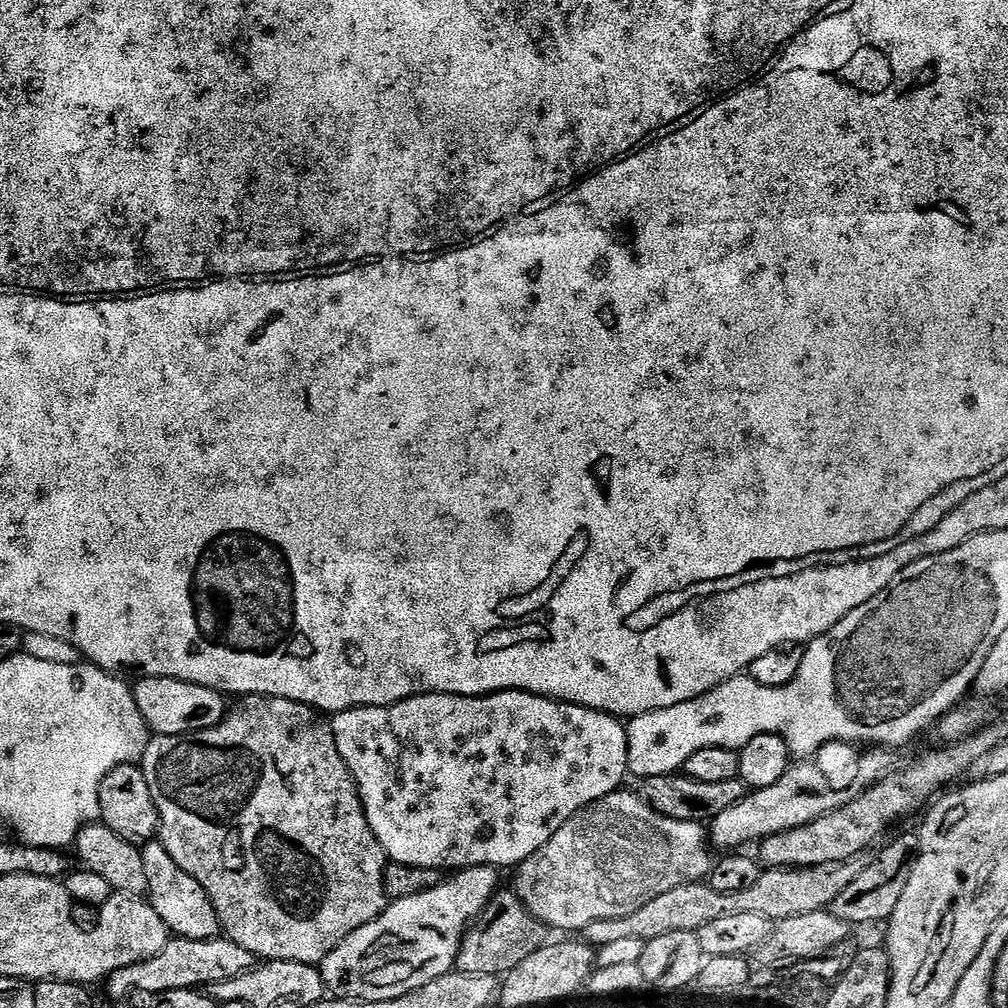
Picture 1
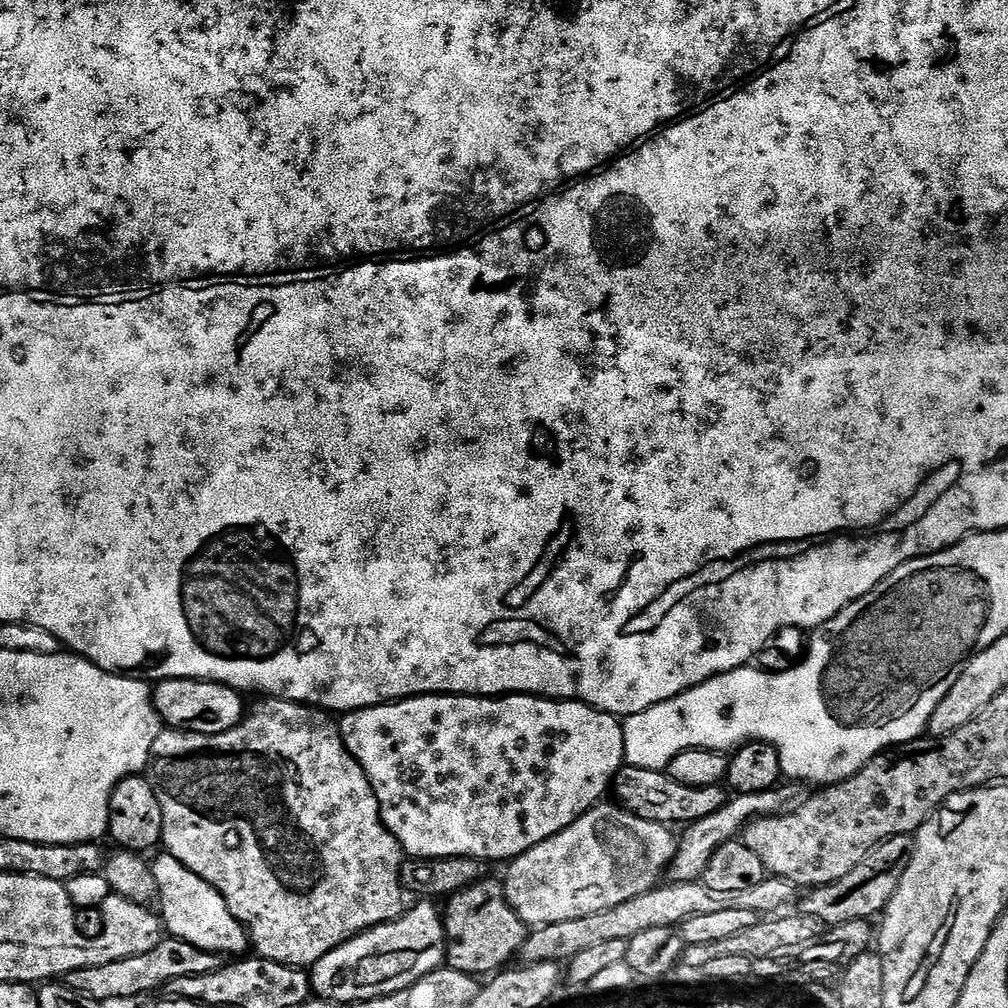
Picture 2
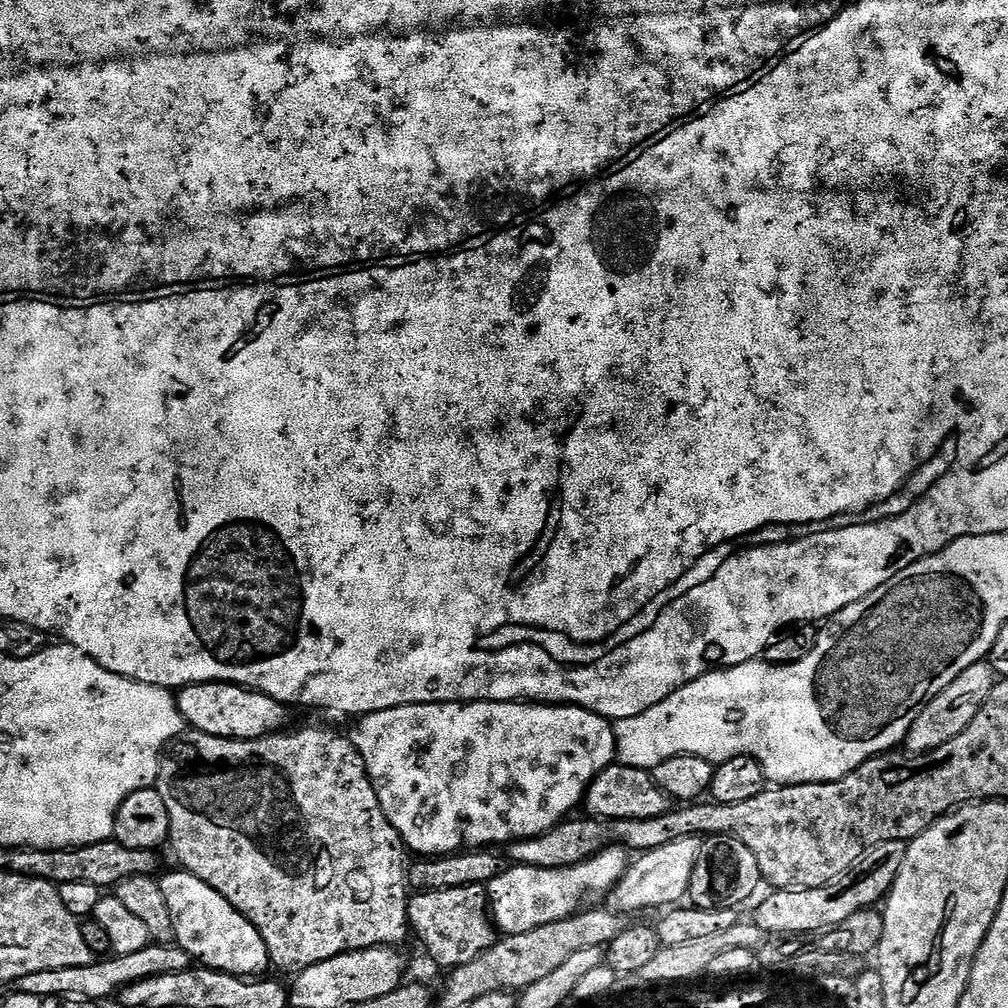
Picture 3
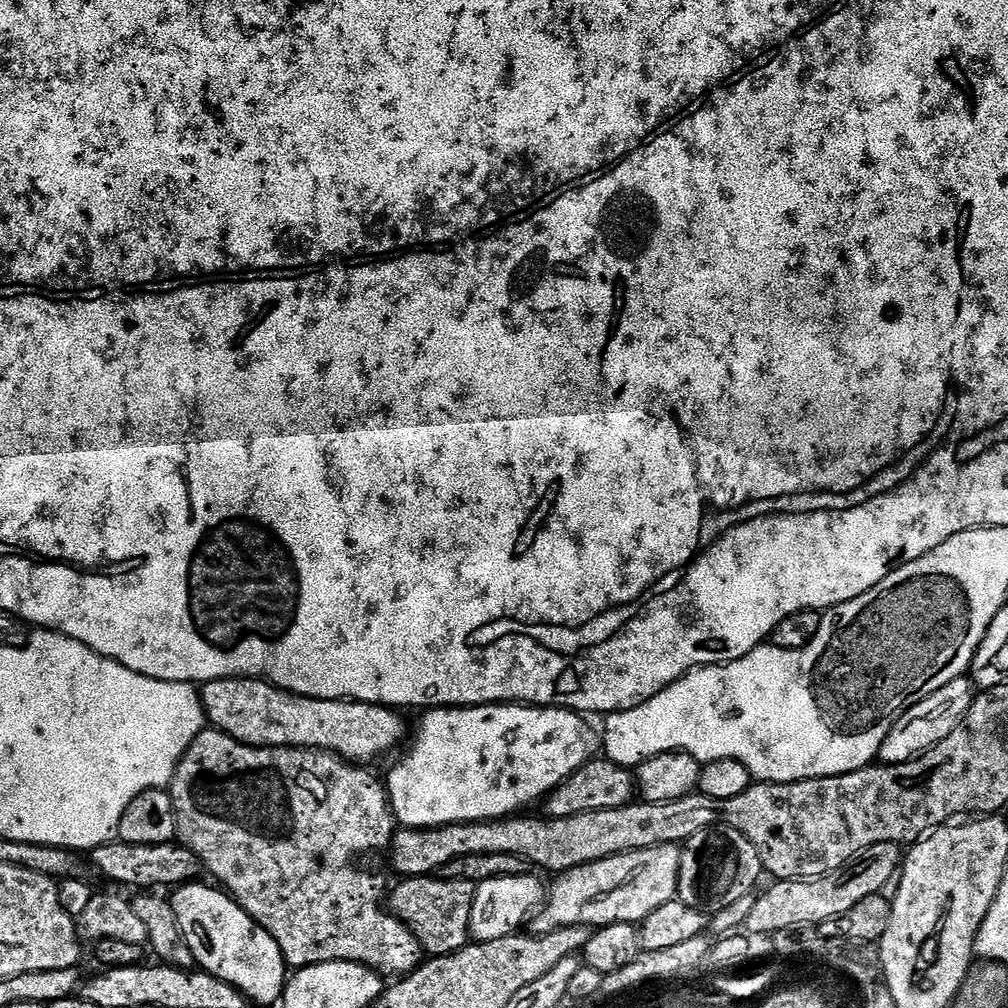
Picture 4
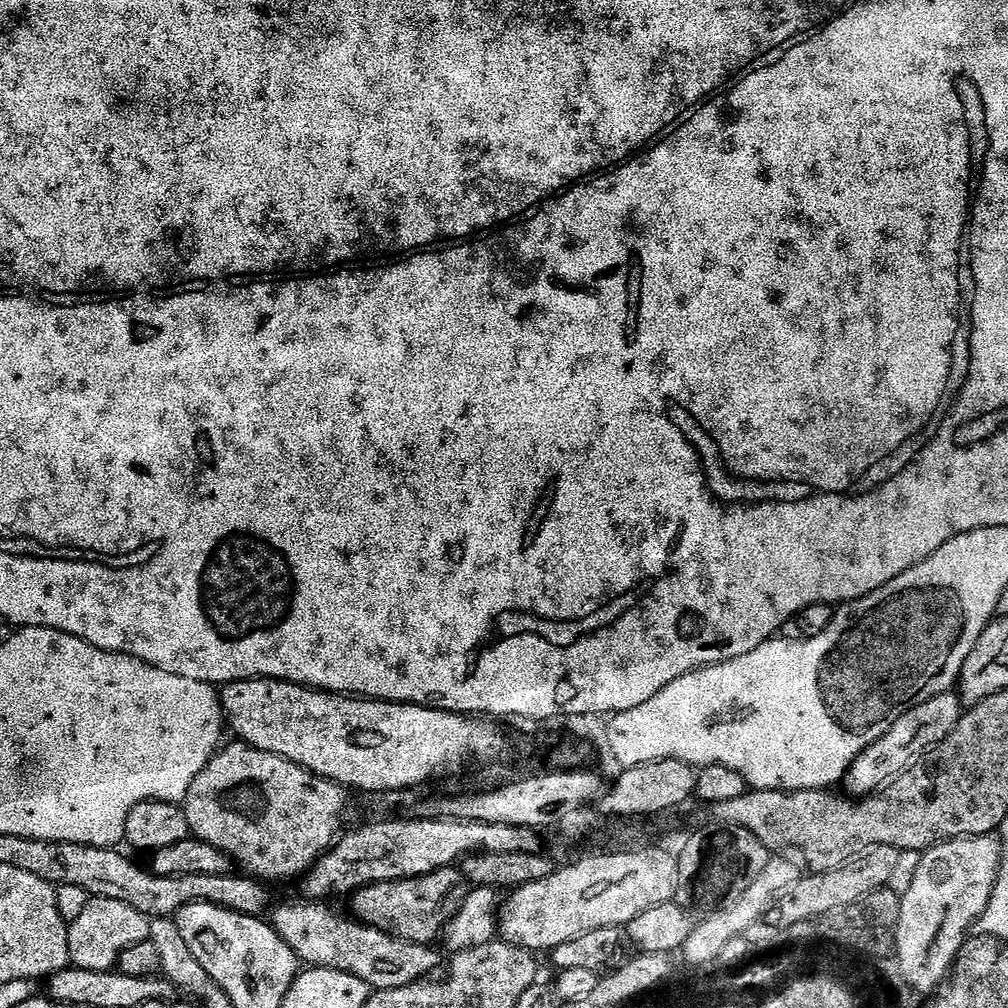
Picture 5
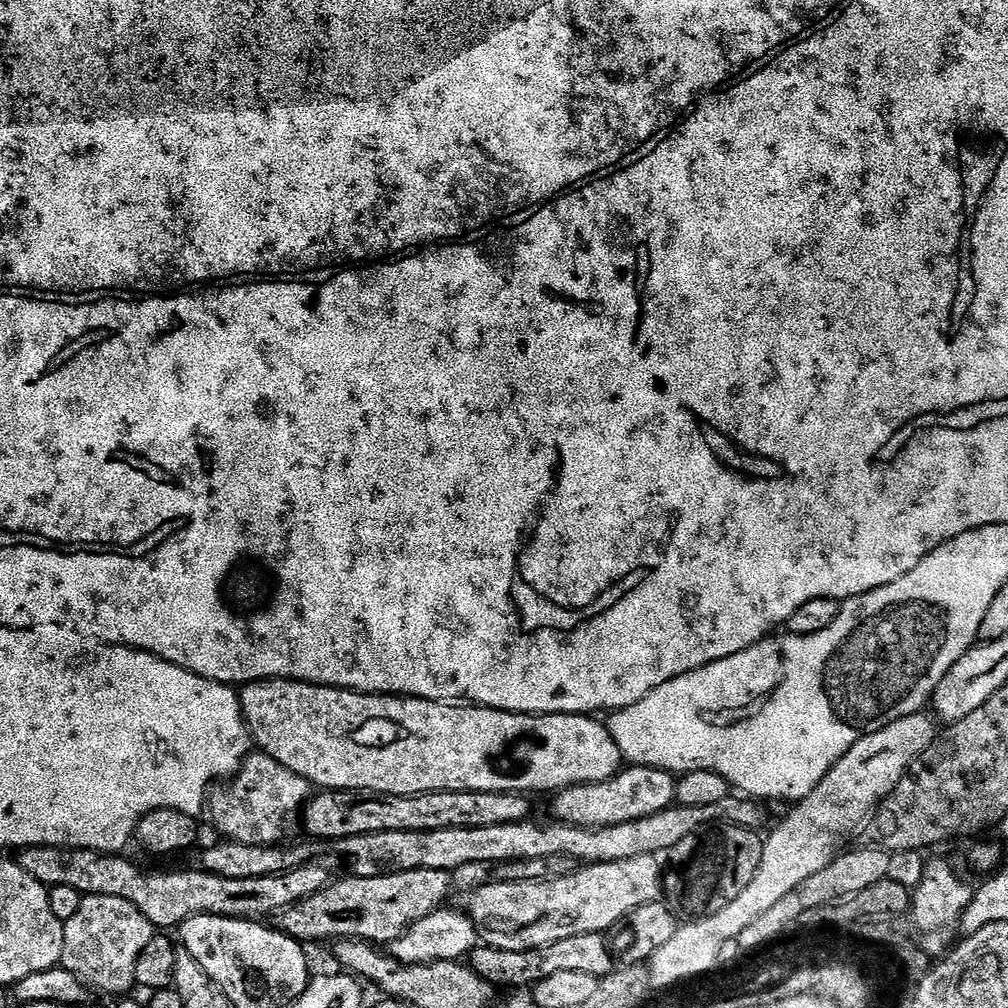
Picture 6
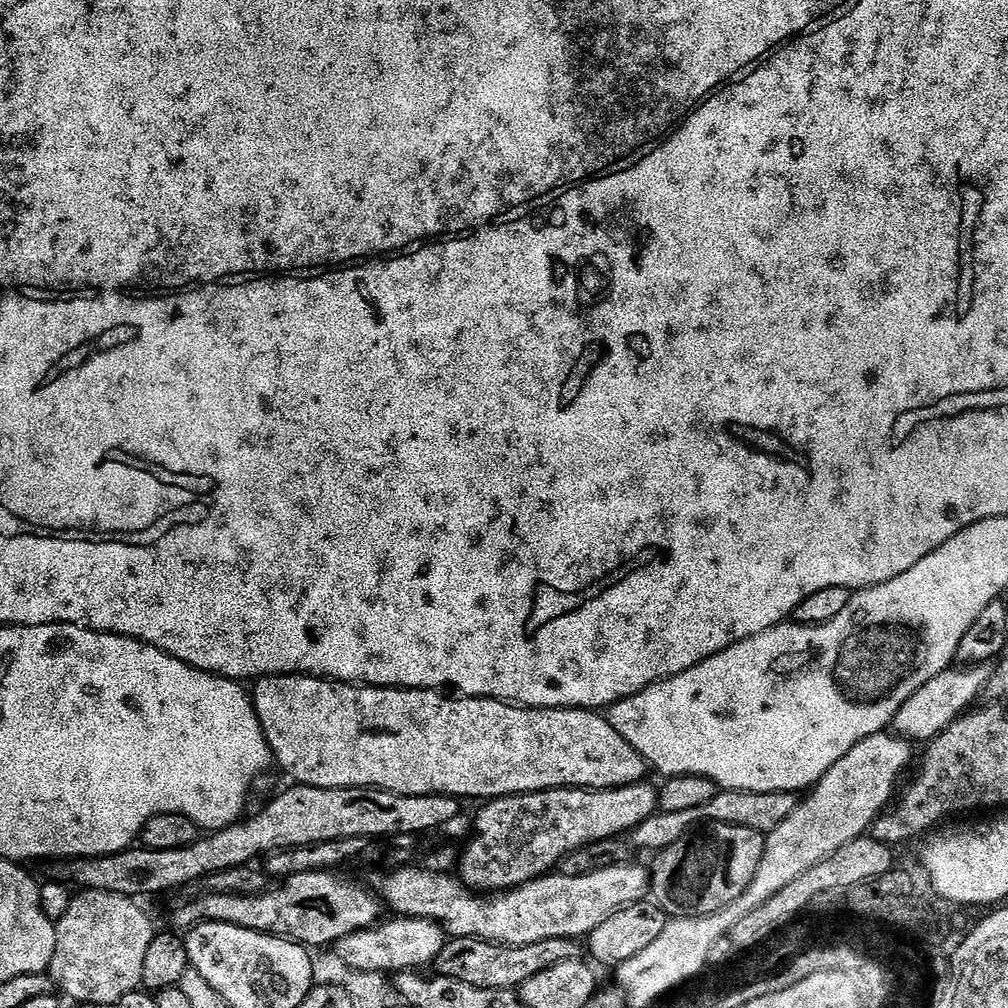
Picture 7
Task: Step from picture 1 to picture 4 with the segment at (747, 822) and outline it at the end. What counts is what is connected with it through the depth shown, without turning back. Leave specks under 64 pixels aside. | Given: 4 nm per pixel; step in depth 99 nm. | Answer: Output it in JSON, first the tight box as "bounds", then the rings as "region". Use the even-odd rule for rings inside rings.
{"bounds":[530,844,681,936],"region":[[[663,844],[662,846],[654,846],[653,848],[647,848],[646,850],[634,850],[633,852],[623,852],[617,856],[611,856],[605,860],[599,860],[598,862],[590,862],[586,866],[578,866],[572,868],[568,872],[559,873],[555,877],[556,885],[551,885],[550,893],[547,895],[546,903],[530,921],[530,928],[535,935],[549,936],[551,932],[557,932],[563,928],[587,928],[589,930],[595,930],[598,928],[608,928],[611,924],[635,924],[639,925],[650,914],[654,914],[654,910],[658,910],[658,906],[666,906],[666,902],[677,899],[678,889],[680,886],[680,854],[681,849],[674,844]]]}

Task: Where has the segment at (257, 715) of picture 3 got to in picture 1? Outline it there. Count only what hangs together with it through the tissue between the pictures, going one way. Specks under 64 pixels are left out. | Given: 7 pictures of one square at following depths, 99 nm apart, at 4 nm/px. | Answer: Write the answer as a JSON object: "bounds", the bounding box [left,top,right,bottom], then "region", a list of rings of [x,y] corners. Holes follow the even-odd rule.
{"bounds":[132,676,225,736],"region":[[[146,676],[135,682],[137,684],[132,688],[132,697],[149,733],[158,736],[185,736],[188,732],[210,730],[224,721],[225,697],[212,688],[165,676]]]}

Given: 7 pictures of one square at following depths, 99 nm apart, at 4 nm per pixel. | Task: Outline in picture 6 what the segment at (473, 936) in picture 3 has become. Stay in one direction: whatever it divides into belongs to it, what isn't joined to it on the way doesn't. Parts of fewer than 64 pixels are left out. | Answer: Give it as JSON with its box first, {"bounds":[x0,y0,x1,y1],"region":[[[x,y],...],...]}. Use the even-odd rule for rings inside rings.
{"bounds":[274,868,453,946],"region":[[[419,868],[418,870],[406,870],[398,874],[375,876],[374,878],[362,878],[351,874],[345,875],[345,880],[333,879],[318,894],[310,894],[310,898],[302,898],[294,906],[285,908],[283,912],[275,917],[274,924],[279,931],[286,936],[292,936],[298,941],[309,942],[308,940],[366,940],[377,946],[391,946],[395,940],[402,938],[414,922],[434,914],[439,908],[449,903],[448,895],[452,892],[453,873],[446,870],[430,870]]]}

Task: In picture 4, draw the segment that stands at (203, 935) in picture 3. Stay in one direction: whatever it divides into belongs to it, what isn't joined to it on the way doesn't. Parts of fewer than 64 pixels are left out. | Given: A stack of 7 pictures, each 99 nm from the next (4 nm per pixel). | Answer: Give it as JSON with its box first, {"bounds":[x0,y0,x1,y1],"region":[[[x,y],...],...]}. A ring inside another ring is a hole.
{"bounds":[171,882,290,1005],"region":[[[193,882],[180,885],[171,893],[174,914],[178,914],[178,926],[182,926],[186,946],[190,946],[203,971],[237,988],[253,1005],[272,1004],[275,1000],[277,1003],[283,997],[284,985],[290,976],[278,942],[274,942],[227,891],[211,887],[207,888],[204,882]]]}

